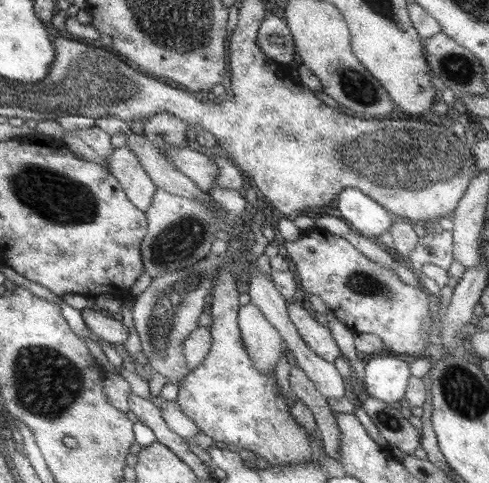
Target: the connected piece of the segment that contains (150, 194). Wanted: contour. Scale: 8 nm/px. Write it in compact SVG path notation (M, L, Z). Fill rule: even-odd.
M124 145L104 158L108 162L110 173L120 182L128 200L140 211L146 212L153 202L156 185L142 167L134 151Z

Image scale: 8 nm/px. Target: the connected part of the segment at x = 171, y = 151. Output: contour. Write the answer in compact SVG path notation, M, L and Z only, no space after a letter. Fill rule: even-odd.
M166 146L166 158L182 174L191 178L204 193L209 193L214 187L218 176L218 165L210 157L190 147Z

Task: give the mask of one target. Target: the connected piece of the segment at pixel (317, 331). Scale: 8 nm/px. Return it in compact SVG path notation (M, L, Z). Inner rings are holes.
M292 301L288 304L288 314L290 321L296 325L300 337L306 341L306 345L310 347L318 356L326 359L326 362L334 363L336 358L340 358L339 344L336 339L330 336L330 330L324 328L322 324L318 324L308 310L304 310L298 303Z

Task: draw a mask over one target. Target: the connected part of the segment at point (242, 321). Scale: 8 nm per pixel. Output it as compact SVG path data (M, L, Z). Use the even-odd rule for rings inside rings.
M252 303L240 306L238 310L238 327L242 334L242 343L250 354L250 359L262 373L275 373L280 356L290 357L288 346L284 346L281 333L271 323L262 310ZM286 350L286 354L282 354Z

